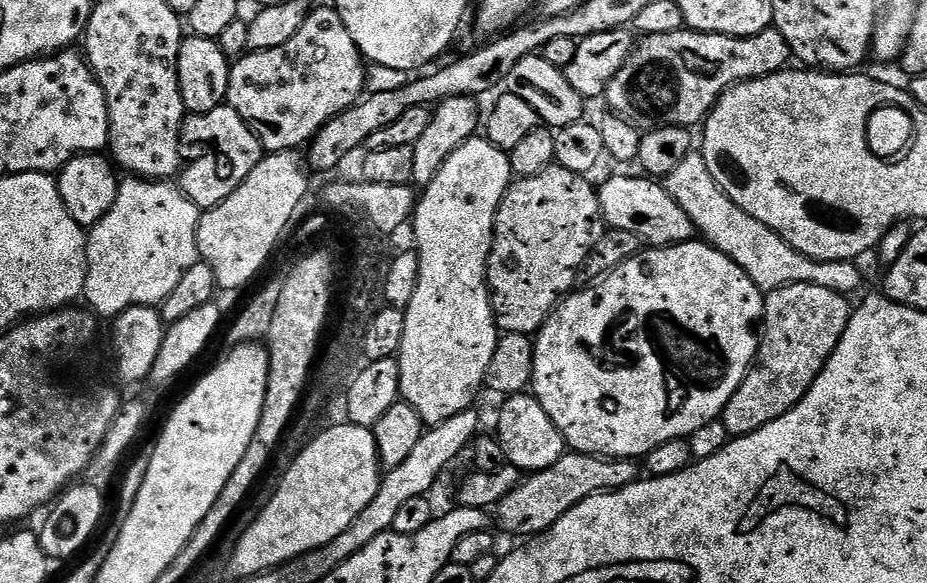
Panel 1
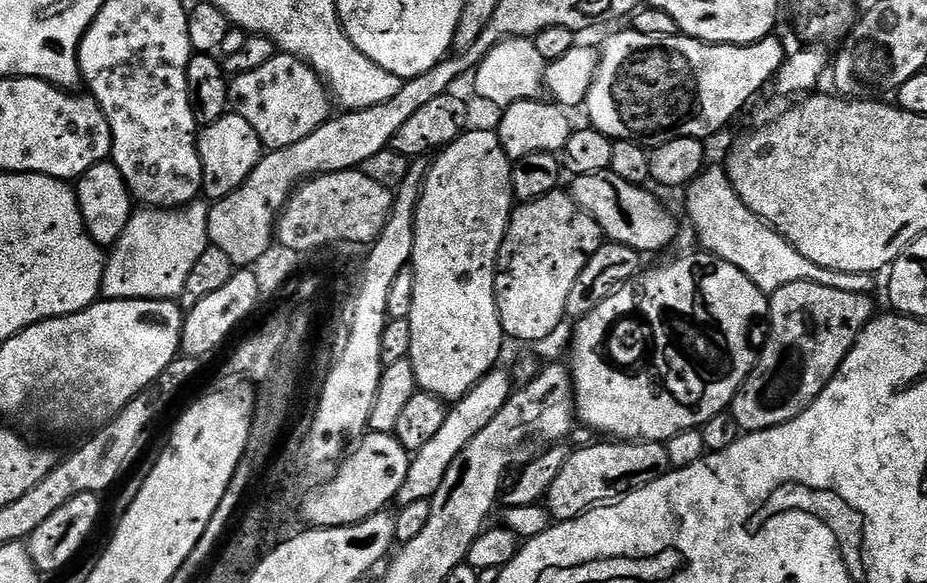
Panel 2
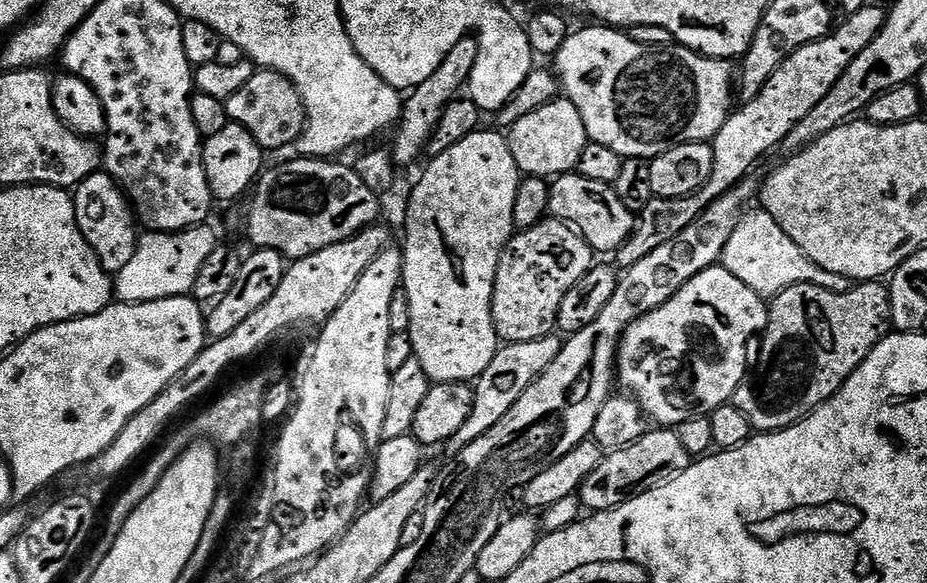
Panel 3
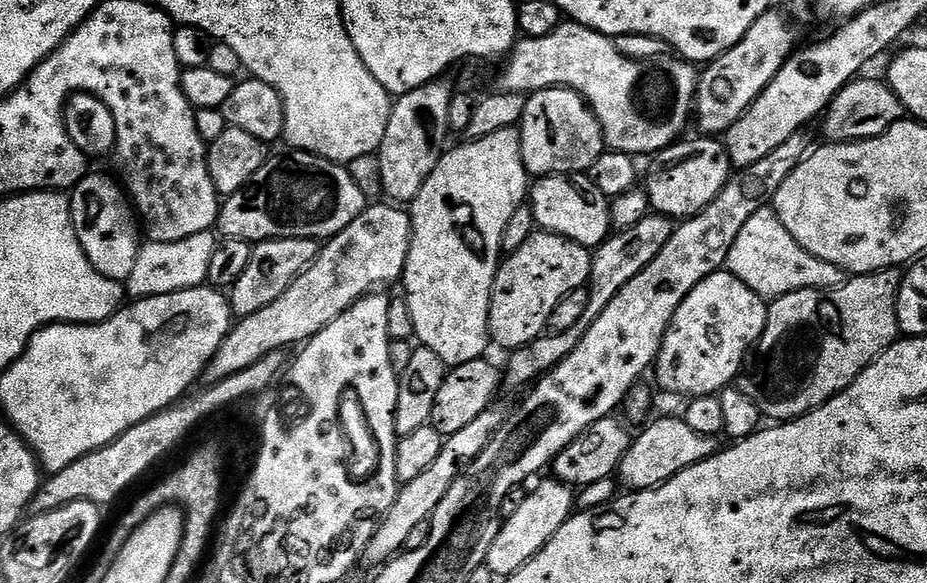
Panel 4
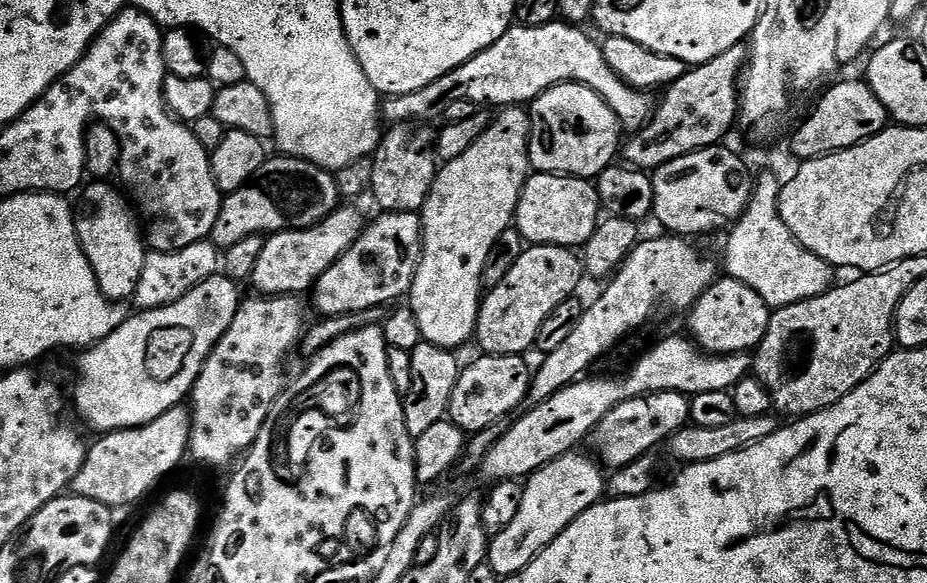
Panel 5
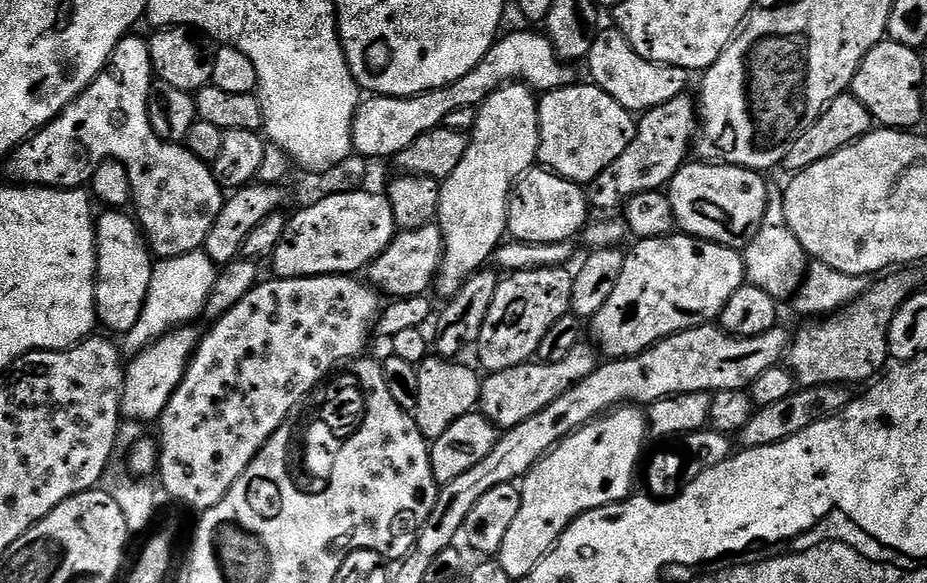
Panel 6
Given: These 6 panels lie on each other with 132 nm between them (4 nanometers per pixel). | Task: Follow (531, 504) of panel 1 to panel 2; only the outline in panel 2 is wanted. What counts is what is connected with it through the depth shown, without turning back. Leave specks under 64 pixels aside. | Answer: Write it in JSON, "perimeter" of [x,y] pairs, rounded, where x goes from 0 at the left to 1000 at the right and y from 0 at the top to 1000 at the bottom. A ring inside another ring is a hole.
{"perimeter":[[[691,755],[689,758],[647,758],[639,762],[635,768],[626,768],[614,780],[613,791],[602,806],[602,816],[593,834],[589,852],[589,873],[597,894],[618,892],[634,873],[657,861],[663,861],[671,851],[679,851],[684,840],[714,820],[723,808],[721,780],[716,762],[711,755]]]}

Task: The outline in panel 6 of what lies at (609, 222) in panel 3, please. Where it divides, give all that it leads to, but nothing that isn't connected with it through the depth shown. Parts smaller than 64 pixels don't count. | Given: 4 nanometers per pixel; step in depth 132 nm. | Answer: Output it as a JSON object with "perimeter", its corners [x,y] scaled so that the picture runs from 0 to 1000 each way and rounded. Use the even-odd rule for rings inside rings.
{"perimeter":[[[575,292],[561,304],[548,336],[547,403],[562,419],[612,419],[631,396],[636,377],[634,364],[631,324],[620,309],[601,302],[594,292]]]}

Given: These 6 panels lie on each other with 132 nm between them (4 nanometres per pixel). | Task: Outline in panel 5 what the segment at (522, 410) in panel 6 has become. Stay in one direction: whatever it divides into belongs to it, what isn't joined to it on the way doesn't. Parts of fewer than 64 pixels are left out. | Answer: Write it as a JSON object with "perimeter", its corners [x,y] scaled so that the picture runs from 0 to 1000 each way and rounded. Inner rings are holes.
{"perimeter":[[[518,607],[515,612],[515,617],[502,623],[497,630],[494,662],[490,662],[490,676],[485,676],[485,696],[481,715],[487,727],[494,731],[503,744],[536,732],[540,726],[538,720],[547,722],[558,705],[556,700],[569,688],[576,643],[575,633],[570,633],[564,609]]]}

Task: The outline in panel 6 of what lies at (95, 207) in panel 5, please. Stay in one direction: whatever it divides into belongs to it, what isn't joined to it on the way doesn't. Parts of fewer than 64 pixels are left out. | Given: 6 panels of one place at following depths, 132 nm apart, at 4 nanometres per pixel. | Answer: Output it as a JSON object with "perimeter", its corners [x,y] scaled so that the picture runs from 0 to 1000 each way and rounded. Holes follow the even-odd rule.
{"perimeter":[[[112,360],[104,377],[104,545],[121,569],[137,573],[153,540],[166,441],[154,396],[134,360]]]}

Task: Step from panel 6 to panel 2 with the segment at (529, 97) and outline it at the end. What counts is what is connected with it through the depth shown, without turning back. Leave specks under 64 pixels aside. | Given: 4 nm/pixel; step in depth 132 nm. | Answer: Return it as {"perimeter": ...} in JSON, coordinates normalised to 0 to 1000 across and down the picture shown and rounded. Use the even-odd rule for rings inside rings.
{"perimeter":[[[502,225],[478,264],[465,276],[449,355],[449,393],[442,465],[447,477],[444,530],[440,540],[442,600],[449,664],[480,690],[493,690],[536,630],[546,578],[535,537],[535,455],[554,362],[553,276],[542,257],[538,232]]]}

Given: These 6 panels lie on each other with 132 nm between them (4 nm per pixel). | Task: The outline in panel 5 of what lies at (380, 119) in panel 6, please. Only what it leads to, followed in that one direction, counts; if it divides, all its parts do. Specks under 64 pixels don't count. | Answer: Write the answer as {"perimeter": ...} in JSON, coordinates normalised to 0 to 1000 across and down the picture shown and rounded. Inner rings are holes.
{"perimeter":[[[597,38],[566,48],[553,45],[549,48],[533,79],[520,86],[511,99],[507,99],[498,113],[485,120],[485,127],[477,127],[472,141],[464,141],[464,148],[455,148],[455,154],[447,154],[447,161],[434,161],[433,165],[420,165],[413,173],[412,199],[420,214],[438,213],[441,209],[466,209],[469,199],[474,201],[485,175],[507,175],[523,187],[543,189],[553,182],[565,182],[584,165],[589,154],[593,154],[600,144],[631,144],[636,154],[641,154],[662,189],[662,196],[669,204],[670,214],[679,228],[689,225],[703,201],[706,172],[700,160],[691,158],[688,151],[682,151],[671,141],[660,120],[652,98],[652,84],[646,74],[642,75],[636,63],[630,57],[631,50],[618,45],[612,38]]]}

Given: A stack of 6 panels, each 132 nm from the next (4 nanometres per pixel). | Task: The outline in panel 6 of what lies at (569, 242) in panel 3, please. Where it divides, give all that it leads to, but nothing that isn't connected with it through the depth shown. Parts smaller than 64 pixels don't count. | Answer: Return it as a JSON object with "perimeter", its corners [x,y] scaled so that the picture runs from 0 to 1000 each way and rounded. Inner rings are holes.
{"perimeter":[[[612,458],[577,460],[574,465],[554,467],[545,472],[533,504],[533,518],[529,518],[529,532],[524,539],[524,552],[520,552],[516,599],[518,597],[517,630],[523,640],[550,635],[560,624],[569,624],[578,611],[580,593],[585,593],[585,580],[589,580],[589,566],[602,552],[602,545],[614,540],[617,525],[617,475]]]}

